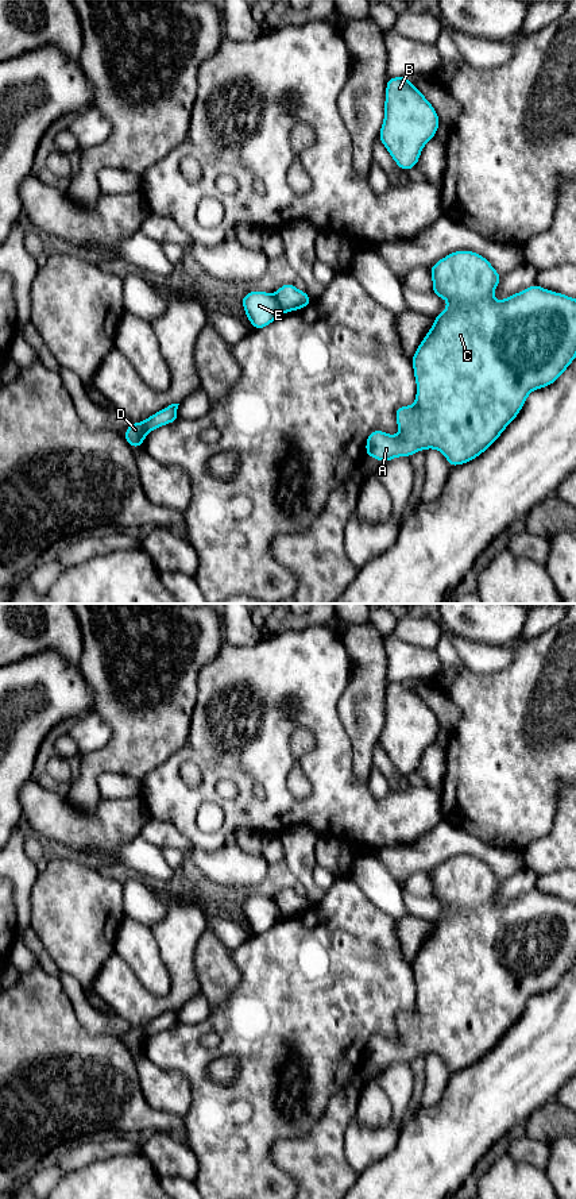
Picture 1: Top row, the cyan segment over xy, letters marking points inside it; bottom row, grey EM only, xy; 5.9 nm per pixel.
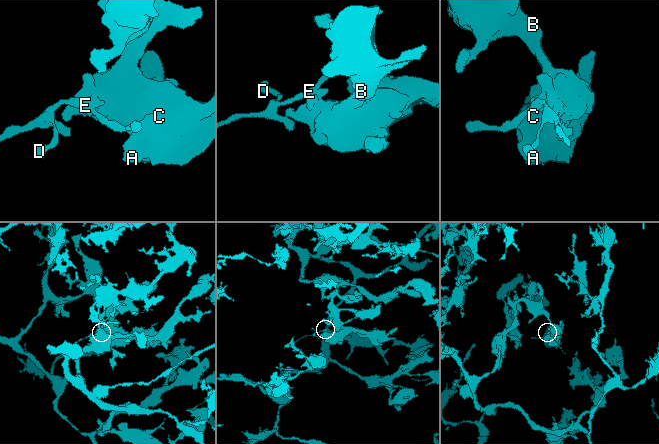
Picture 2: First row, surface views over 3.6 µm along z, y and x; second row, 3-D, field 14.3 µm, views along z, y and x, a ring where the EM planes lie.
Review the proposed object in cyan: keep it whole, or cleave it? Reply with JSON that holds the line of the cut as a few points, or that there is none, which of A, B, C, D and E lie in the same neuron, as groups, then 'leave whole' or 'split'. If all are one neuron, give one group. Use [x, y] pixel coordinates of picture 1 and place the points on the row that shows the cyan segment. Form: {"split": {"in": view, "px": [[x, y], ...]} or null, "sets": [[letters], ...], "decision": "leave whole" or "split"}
{"split": {"in": "xy", "px": [[273, 295], [283, 312]]}, "sets": [["A", "B", "C"], ["D", "E"]], "decision": "split"}

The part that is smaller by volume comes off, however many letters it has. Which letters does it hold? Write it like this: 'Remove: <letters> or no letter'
Remove: D, E

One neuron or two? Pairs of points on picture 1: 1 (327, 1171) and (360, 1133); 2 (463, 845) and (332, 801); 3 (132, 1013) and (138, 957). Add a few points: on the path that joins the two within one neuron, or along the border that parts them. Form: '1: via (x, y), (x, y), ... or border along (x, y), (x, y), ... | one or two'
1: border along (352, 1120), (344, 1134), (344, 1156), (358, 1174) | two
2: border along (443, 818), (413, 840), (395, 844) | two
3: border along (116, 952), (149, 991), (158, 995), (163, 994) | two

